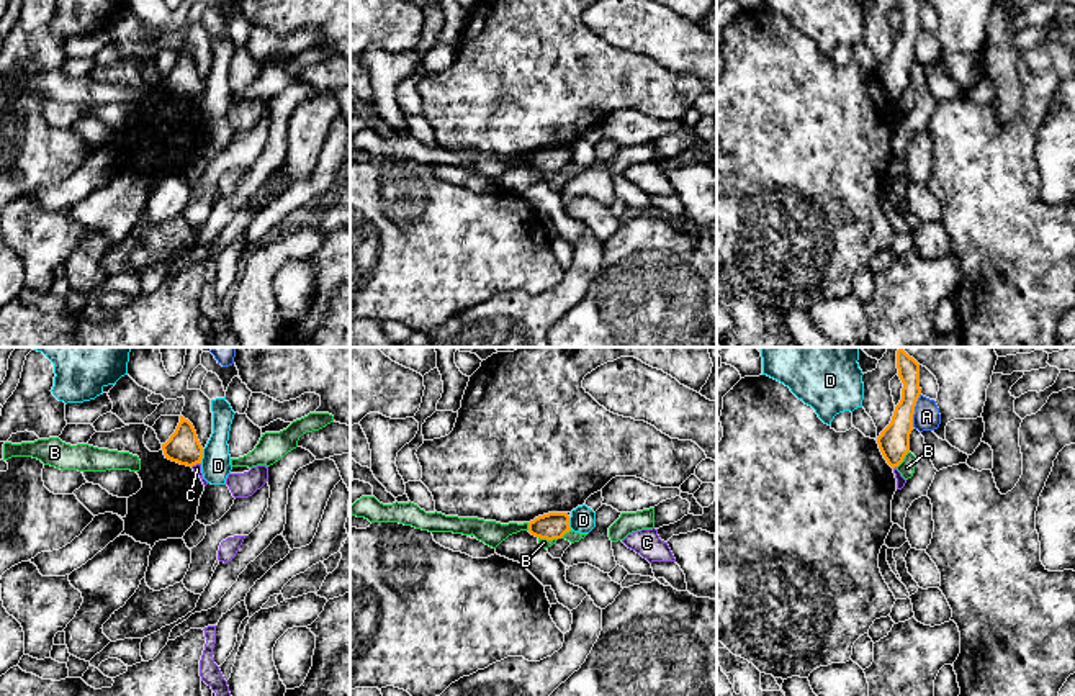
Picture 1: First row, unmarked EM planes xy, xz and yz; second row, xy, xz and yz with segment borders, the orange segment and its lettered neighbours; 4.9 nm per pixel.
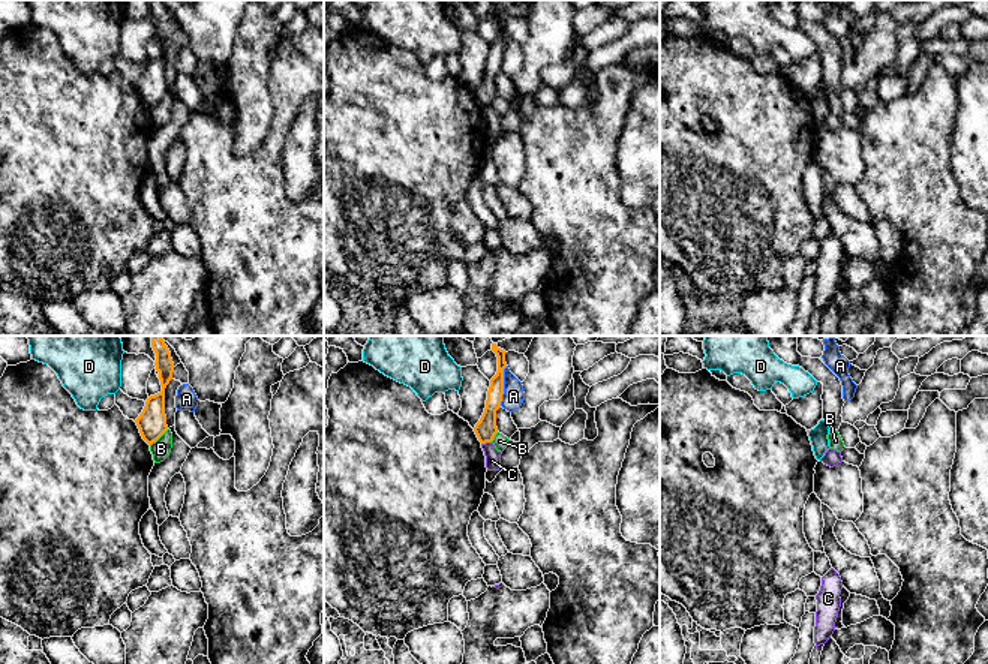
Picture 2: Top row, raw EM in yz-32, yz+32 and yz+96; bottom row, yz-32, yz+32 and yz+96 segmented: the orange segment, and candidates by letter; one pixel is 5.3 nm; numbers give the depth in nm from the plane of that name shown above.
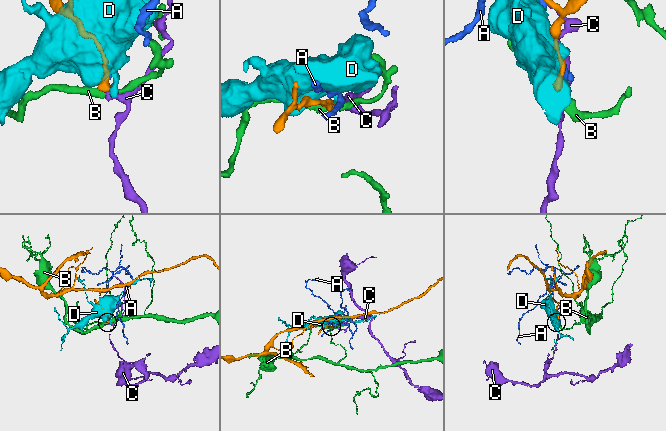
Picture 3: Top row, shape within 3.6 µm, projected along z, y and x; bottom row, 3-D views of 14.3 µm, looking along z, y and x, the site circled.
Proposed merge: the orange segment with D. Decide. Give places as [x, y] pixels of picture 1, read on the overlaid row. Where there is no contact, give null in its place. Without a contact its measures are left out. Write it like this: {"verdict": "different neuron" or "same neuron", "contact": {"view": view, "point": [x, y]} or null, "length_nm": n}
{"verdict": "different neuron", "contact": {"view": "xy", "point": [202, 456]}, "length_nm": 70}

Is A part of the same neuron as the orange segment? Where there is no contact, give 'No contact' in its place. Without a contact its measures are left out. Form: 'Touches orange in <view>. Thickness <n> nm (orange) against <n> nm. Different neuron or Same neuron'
Touches orange in yz. Thickness 160 nm (orange) against 130 nm. Different neuron

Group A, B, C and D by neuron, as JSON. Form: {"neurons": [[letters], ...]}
{"neurons": [["A"], ["B"], ["C"], ["D"]]}

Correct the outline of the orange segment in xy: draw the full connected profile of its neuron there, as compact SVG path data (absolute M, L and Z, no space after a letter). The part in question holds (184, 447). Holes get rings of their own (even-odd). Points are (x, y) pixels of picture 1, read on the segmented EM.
M180 416L180 423L170 439L162 444L165 459L180 465L193 467L201 463L203 447L193 424Z

